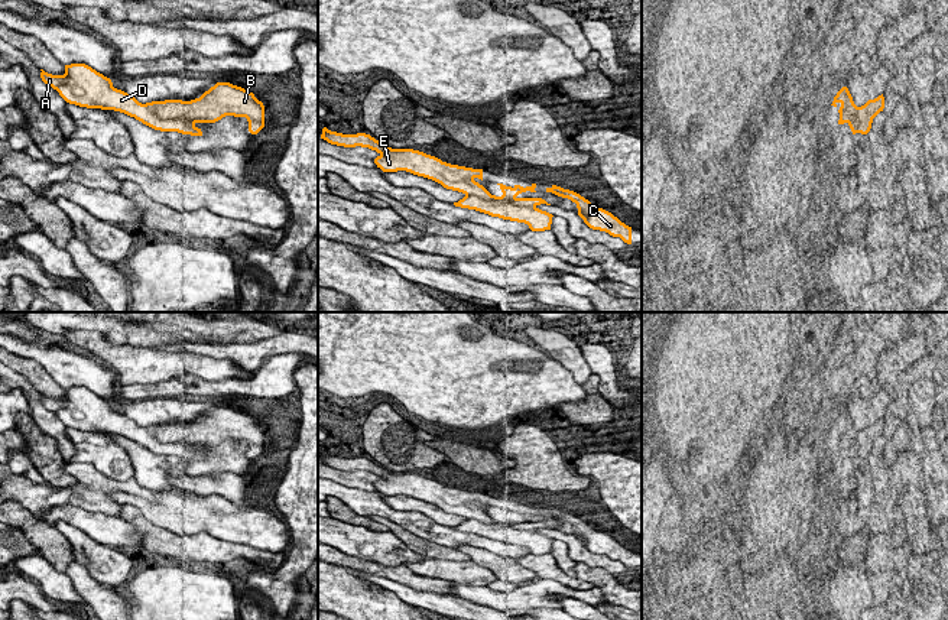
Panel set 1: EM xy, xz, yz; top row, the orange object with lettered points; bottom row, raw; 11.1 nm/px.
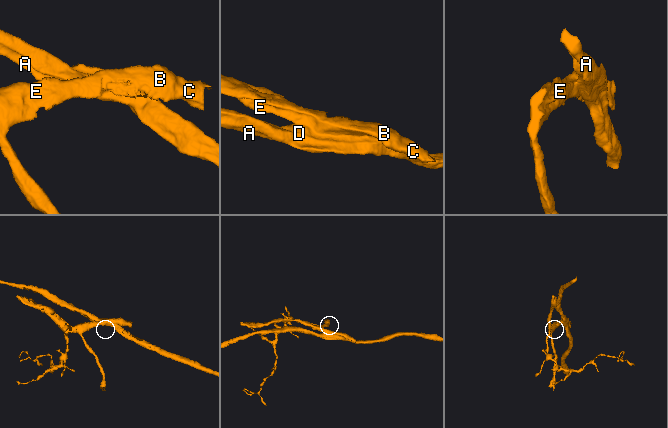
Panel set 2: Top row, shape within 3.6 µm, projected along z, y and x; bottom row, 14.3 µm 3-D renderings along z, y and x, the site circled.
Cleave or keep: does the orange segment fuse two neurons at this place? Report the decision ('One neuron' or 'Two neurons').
Two neurons

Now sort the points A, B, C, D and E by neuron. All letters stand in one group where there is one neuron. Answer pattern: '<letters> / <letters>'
A D / B C E

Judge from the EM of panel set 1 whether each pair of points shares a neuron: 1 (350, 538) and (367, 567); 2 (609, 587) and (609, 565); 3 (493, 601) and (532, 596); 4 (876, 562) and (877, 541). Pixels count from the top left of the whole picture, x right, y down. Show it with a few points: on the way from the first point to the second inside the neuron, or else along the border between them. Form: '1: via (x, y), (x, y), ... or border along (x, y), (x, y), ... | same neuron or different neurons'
1: border along (333, 547), (363, 560), (396, 567) | different neurons
2: border along (577, 562), (600, 567), (612, 574) | different neurons
3: via (503, 601), (522, 599) | same neuron
4: via (876, 557), (877, 547) | same neuron

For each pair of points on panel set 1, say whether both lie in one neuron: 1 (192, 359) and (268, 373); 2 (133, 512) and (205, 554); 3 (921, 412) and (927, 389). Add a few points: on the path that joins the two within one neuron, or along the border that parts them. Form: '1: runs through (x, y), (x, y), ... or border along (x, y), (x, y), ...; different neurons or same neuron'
1: border along (253, 373), (249, 377), (223, 377), (207, 382); different neurons
2: runs through (149, 531), (165, 544), (187, 547); same neuron
3: runs through (921, 406), (921, 395); same neuron

